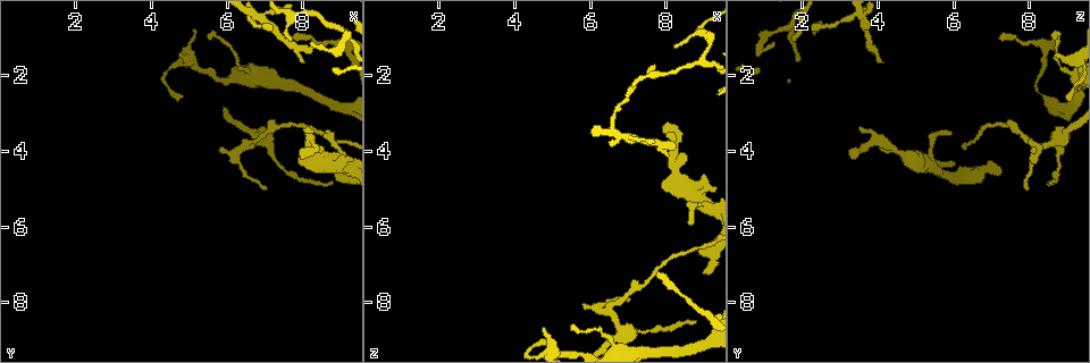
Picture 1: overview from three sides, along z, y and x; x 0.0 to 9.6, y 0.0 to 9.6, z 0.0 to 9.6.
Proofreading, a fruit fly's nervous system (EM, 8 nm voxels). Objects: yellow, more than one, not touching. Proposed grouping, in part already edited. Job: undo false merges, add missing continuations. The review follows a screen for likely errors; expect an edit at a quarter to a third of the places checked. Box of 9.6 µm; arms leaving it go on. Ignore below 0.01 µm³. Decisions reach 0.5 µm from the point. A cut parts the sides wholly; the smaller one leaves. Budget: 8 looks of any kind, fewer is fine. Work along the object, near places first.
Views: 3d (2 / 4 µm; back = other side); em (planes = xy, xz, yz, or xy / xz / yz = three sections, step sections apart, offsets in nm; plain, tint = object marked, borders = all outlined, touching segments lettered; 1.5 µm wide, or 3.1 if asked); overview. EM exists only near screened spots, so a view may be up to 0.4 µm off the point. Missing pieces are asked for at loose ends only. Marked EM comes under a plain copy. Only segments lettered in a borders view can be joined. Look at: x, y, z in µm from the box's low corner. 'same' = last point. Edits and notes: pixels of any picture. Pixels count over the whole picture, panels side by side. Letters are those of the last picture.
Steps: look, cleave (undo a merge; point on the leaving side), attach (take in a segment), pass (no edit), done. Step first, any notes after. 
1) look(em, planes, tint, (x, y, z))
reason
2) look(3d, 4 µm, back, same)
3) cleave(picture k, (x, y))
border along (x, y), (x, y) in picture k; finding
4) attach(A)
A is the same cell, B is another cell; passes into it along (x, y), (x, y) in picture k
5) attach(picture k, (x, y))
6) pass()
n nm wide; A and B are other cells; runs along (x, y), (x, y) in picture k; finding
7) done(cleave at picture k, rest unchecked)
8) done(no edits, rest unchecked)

look(em, xy, step 8, tint, (5.80, 4.00, 8.05))
branch stops here

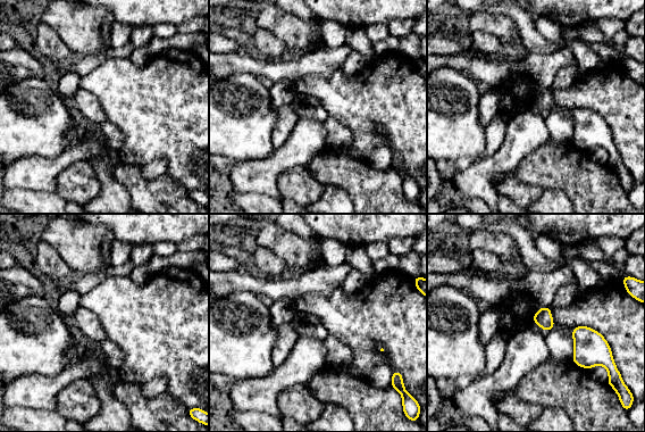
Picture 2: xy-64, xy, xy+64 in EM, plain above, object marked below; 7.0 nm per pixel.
look(em, planes, borders, same)

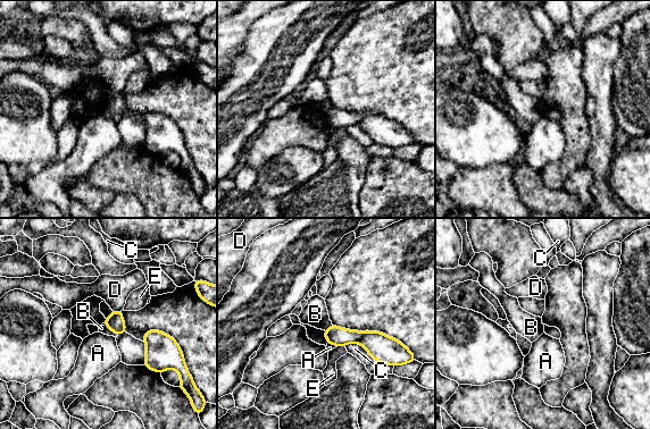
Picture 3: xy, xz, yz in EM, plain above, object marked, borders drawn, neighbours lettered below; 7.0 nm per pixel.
pass()
A, B, C, D and E are other cells; no lettered segment goes on from it

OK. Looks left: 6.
look(3d, 4 µm, (8.10, 3.35, 3.50))
branch stops here

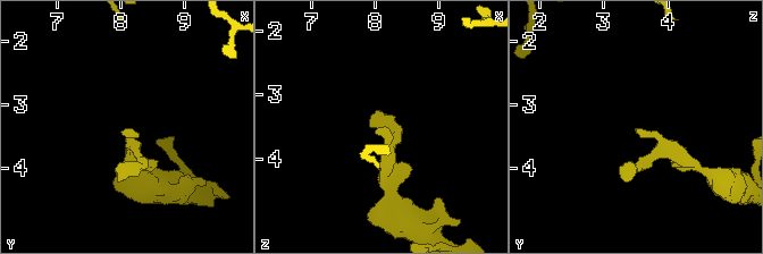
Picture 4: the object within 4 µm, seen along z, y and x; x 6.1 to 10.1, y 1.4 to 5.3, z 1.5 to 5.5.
look(em, xy, step 8, borders, (8.10, 3.35, 3.55))

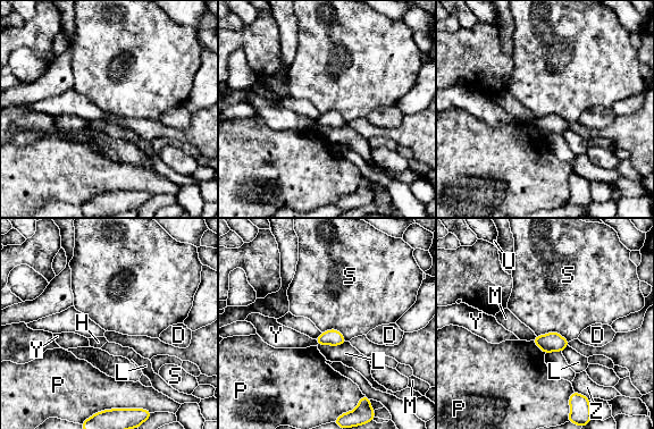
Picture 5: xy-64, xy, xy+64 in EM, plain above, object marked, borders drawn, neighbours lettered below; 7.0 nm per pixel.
pass()
S touches over 240 nm; D, H, L, M, P, S, U, Y and Z are other cells; no lettered segment goes on from it

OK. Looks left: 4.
look(3d, 4 µm, (8.85, 4.80, 8.50))
free end

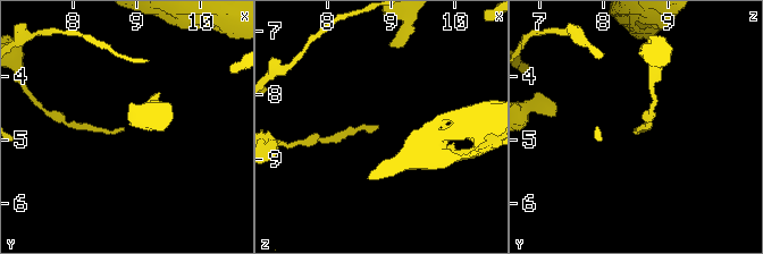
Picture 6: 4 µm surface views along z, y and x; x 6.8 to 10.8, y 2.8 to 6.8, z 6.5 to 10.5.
look(em, planes, borders, (8.80, 4.85, 8.45))
shape alone is not enough

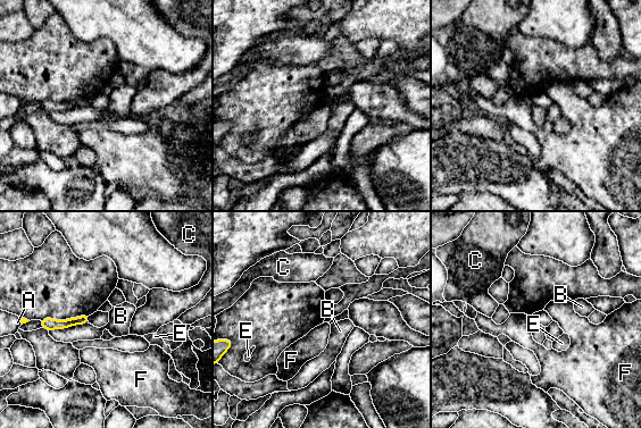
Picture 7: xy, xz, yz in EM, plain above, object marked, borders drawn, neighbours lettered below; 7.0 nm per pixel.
pass()
A, B, C, E and F are other cells; border along (39, 320), (43, 327) in picture 7; no lettered segment goes on from it

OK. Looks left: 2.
done(no edits, rest unchecked)

